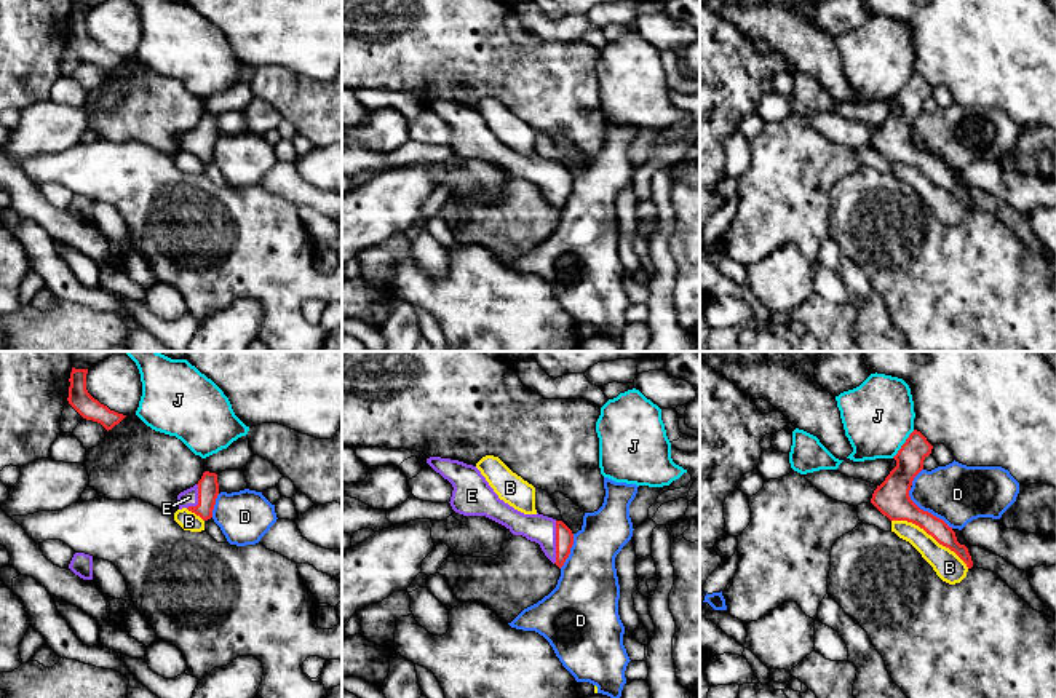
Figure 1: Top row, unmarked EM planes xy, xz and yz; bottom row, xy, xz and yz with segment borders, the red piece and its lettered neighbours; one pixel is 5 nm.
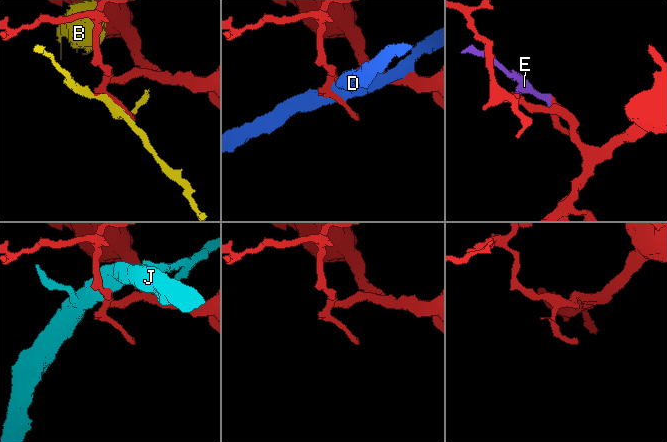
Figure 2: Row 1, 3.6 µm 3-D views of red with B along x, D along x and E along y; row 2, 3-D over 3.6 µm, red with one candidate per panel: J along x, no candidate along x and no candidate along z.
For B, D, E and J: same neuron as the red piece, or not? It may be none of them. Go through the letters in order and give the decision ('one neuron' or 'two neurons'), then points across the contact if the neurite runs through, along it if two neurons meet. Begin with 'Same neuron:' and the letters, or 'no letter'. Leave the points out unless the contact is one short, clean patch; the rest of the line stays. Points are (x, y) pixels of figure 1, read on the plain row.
Same neuron: E
B: two neurons
D: two neurons
E: one neuron; runs through xz (564, 181), (556, 184), (545, 173), (535, 170)
J: two neurons

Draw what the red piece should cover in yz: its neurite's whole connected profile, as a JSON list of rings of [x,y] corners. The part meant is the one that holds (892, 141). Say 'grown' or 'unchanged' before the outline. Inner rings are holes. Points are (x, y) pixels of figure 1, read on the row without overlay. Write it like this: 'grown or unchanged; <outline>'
unchanged; [[[914,72],[893,99],[896,109],[877,128],[871,145],[890,163],[907,163],[919,168],[939,187],[954,193],[971,211],[973,203],[968,190],[957,184],[952,169],[931,155],[920,152],[909,139],[912,123],[923,112],[923,102],[931,96],[931,91],[933,88],[927,80]]]

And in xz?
grown; [[[430,99],[427,105],[452,126],[449,145],[455,155],[486,158],[505,168],[513,177],[538,185],[545,198],[559,211],[564,208],[574,187],[574,176],[562,163],[514,152],[498,141],[473,107],[441,99]]]

